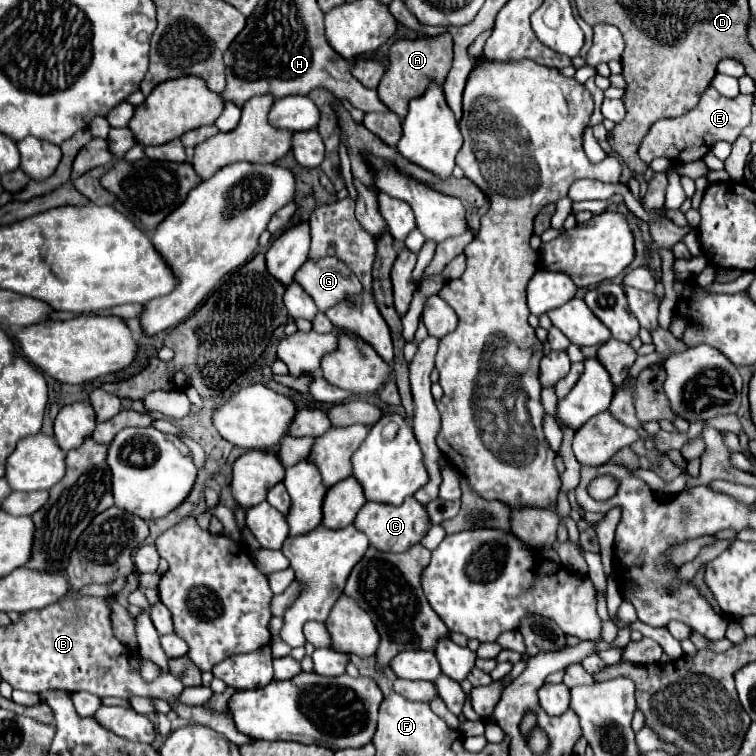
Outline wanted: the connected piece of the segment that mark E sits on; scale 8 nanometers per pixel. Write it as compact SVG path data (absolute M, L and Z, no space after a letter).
M708 88L698 106L690 112L686 112L684 116L678 116L678 118L666 118L666 120L658 120L648 136L644 138L644 142L640 144L640 158L650 164L650 160L658 158L658 156L664 156L664 158L670 158L672 160L672 146L678 150L678 156L676 156L676 162L678 164L686 164L684 160L688 162L694 162L694 160L702 160L712 144L716 144L718 140L724 140L724 142L734 142L740 132L748 126L750 122L750 108L752 108L752 96L736 96L736 98L724 98L722 94L718 94L716 88Z

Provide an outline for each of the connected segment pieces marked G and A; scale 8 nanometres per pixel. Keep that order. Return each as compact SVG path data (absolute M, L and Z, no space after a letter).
M324 256L316 262L308 258L306 264L296 272L294 280L312 296L320 312L340 304L346 294L362 292L362 284L352 270L334 256Z
M442 34L438 38L416 38L416 40L398 40L390 46L390 66L386 74L382 76L378 84L378 96L386 108L390 108L400 118L406 116L408 102L416 96L420 96L430 80L436 80L436 84L444 84L450 68L452 68L452 38L450 34Z

